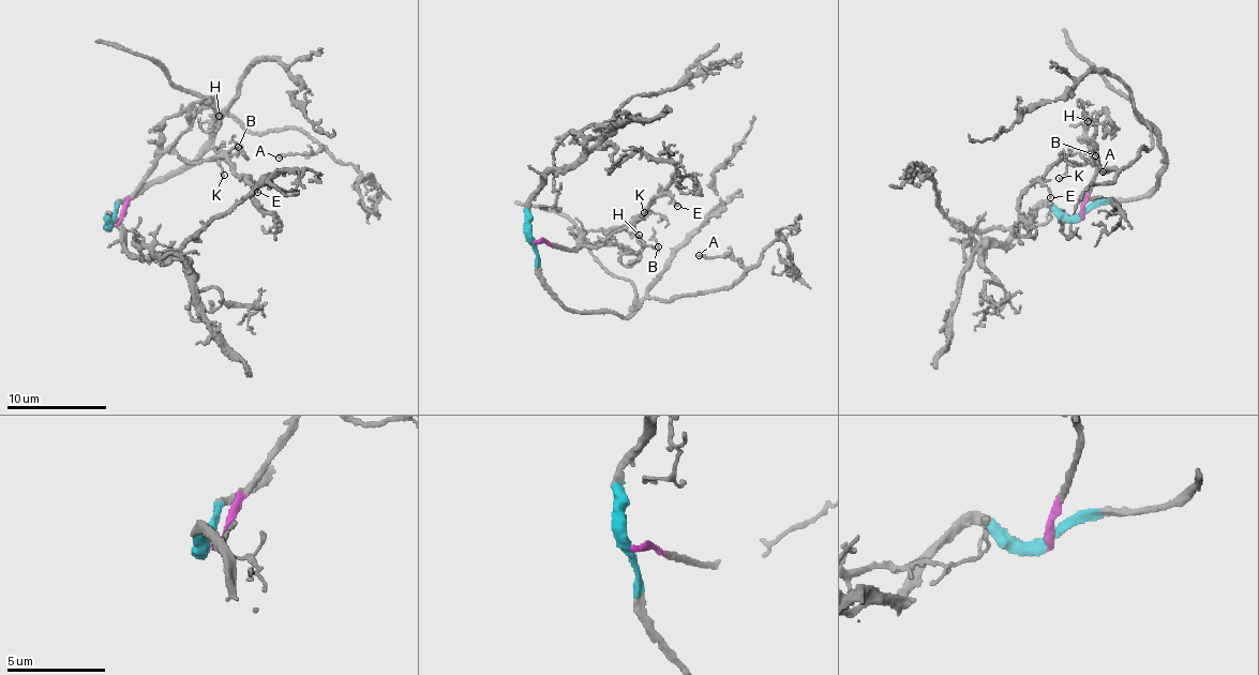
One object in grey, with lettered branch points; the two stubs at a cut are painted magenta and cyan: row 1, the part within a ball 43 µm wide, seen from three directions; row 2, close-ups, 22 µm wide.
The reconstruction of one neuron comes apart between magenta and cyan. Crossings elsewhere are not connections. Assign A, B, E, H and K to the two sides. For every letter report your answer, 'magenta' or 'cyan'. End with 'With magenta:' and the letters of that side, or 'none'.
A: cyan
B: magenta
E: magenta
H: magenta
K: magenta
With magenta: B, E, H, K

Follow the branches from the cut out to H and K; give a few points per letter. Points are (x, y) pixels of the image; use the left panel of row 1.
H: (113, 225), (146, 171), (203, 108), (210, 106), (223, 117), (218, 115)
K: (113, 225), (146, 171), (165, 151), (178, 151), (188, 160), (213, 160), (223, 176)

